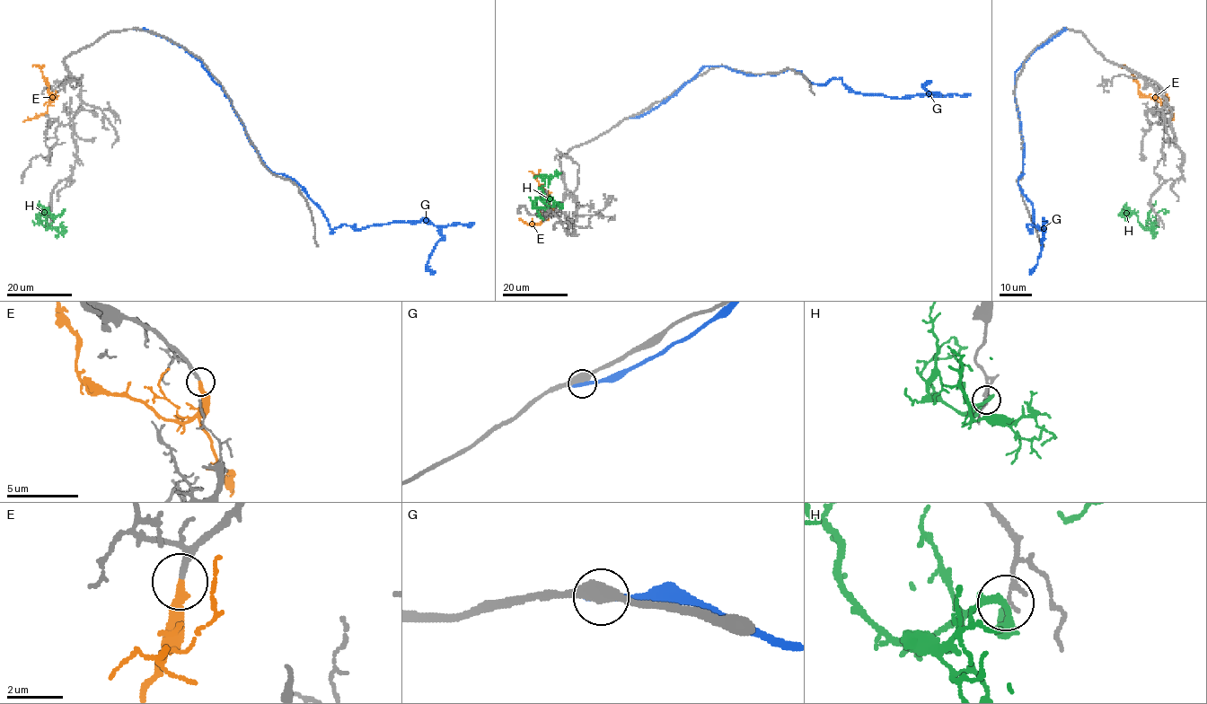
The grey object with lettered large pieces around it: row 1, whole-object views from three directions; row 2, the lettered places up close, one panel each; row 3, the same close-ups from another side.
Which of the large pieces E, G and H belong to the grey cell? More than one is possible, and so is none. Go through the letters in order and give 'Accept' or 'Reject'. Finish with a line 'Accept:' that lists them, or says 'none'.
E: Accept
G: Reject
H: Reject
Accept: E

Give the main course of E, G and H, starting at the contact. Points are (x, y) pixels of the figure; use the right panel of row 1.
E: (1166, 93), (1167, 99), (1162, 102), (1143, 96), (1130, 71), (1120, 66)
G: (1066, 30), (1015, 73), (1018, 185), (1032, 204), (1027, 226), (1046, 222), (1029, 273)
H: (1157, 224), (1145, 228), (1132, 211), (1128, 212), (1126, 215), (1121, 209)

